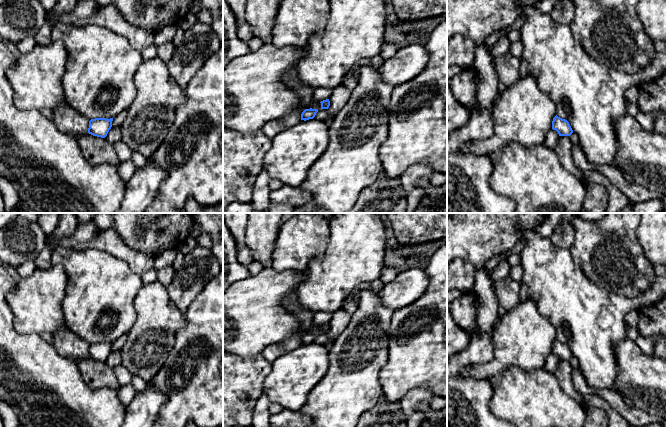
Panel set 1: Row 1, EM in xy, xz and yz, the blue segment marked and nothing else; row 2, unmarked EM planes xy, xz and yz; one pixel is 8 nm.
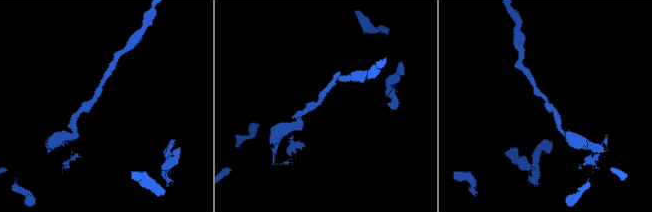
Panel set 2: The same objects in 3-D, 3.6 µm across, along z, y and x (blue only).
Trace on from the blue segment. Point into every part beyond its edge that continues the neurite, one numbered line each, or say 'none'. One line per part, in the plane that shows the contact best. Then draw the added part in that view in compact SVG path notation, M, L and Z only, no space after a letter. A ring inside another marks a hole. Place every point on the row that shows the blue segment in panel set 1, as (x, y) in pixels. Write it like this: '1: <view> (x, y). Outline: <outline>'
none

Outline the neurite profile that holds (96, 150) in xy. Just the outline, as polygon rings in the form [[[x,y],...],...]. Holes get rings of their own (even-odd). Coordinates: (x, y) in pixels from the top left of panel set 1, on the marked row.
[[[91,134],[77,136],[78,144],[83,156],[92,165],[113,164],[120,165],[117,152],[106,138],[93,136]]]

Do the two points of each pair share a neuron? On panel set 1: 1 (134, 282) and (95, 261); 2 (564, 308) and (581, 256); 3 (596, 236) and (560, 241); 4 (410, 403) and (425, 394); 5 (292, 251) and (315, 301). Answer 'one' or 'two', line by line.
1: one
2: two
3: two
4: one
5: two

